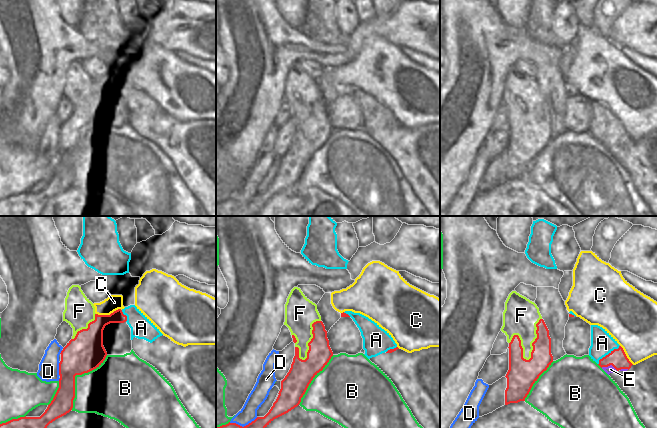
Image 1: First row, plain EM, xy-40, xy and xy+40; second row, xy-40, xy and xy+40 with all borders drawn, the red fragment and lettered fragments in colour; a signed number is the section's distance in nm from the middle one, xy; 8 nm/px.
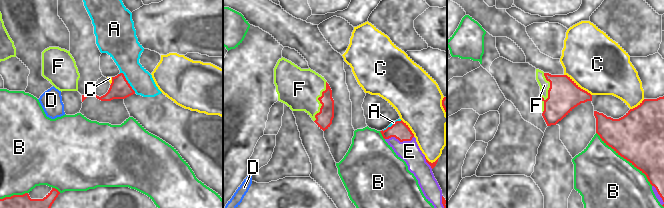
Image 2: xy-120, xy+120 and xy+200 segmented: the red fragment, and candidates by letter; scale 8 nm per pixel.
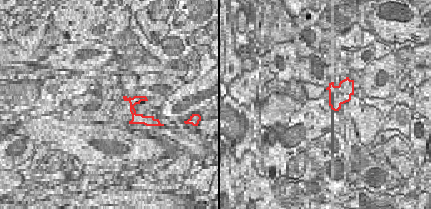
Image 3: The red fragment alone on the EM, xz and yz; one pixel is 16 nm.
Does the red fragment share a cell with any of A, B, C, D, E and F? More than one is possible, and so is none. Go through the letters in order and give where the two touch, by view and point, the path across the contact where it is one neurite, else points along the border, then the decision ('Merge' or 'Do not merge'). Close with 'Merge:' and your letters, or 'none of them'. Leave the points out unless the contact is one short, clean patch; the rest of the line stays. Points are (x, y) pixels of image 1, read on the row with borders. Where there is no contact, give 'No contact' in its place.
A: Touches red at xy+40 (608, 354). Do not merge
B: Touches red at xy-40 (75, 375). Do not merge
C: Touches red at xy-40 (108, 315). Do not merge
D: Touches red at xy (244, 426). Do not merge
E: Touches red at xy+40 (609, 365). Do not merge
F: Touches red at xy+40 (535, 340). Do not merge
Merge: none of them

